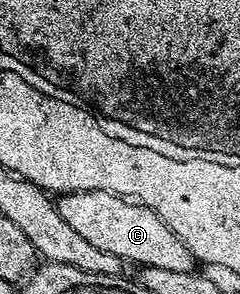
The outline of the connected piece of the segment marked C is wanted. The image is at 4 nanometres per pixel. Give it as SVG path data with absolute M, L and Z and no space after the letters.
M76 191L64 193L56 201L64 223L68 223L92 247L100 247L100 251L108 251L108 255L116 255L122 262L130 261L137 267L160 267L164 271L184 271L193 273L196 262L192 251L184 247L184 243L148 207L131 201L125 197L118 197L108 191Z

